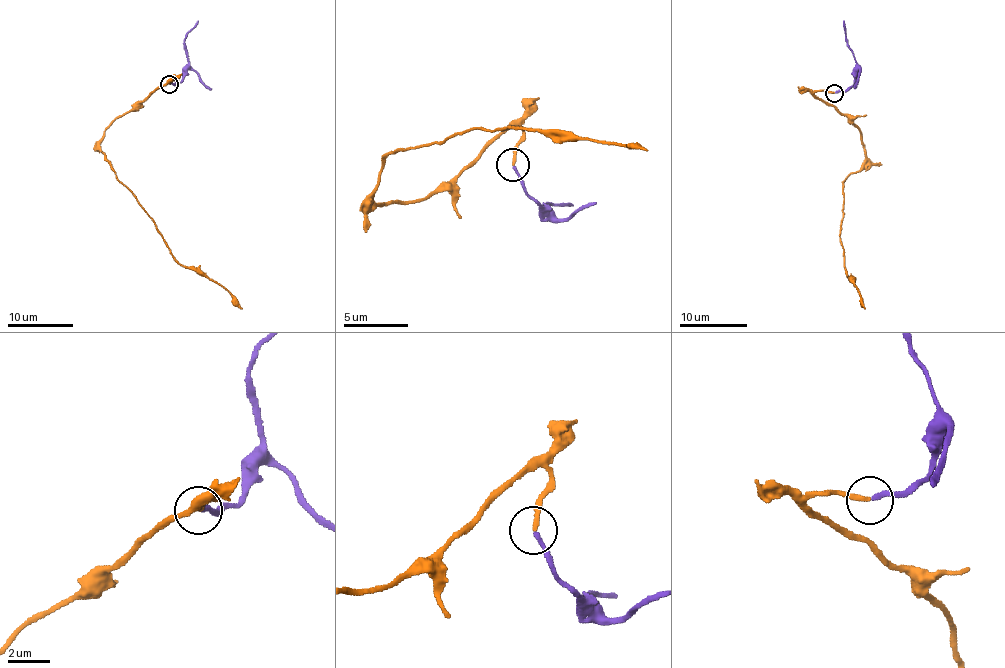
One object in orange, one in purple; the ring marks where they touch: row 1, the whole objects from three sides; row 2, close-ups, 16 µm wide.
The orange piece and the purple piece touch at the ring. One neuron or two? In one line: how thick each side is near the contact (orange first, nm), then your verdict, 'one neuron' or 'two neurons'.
calibres 240 and 200 nm; one neuron

